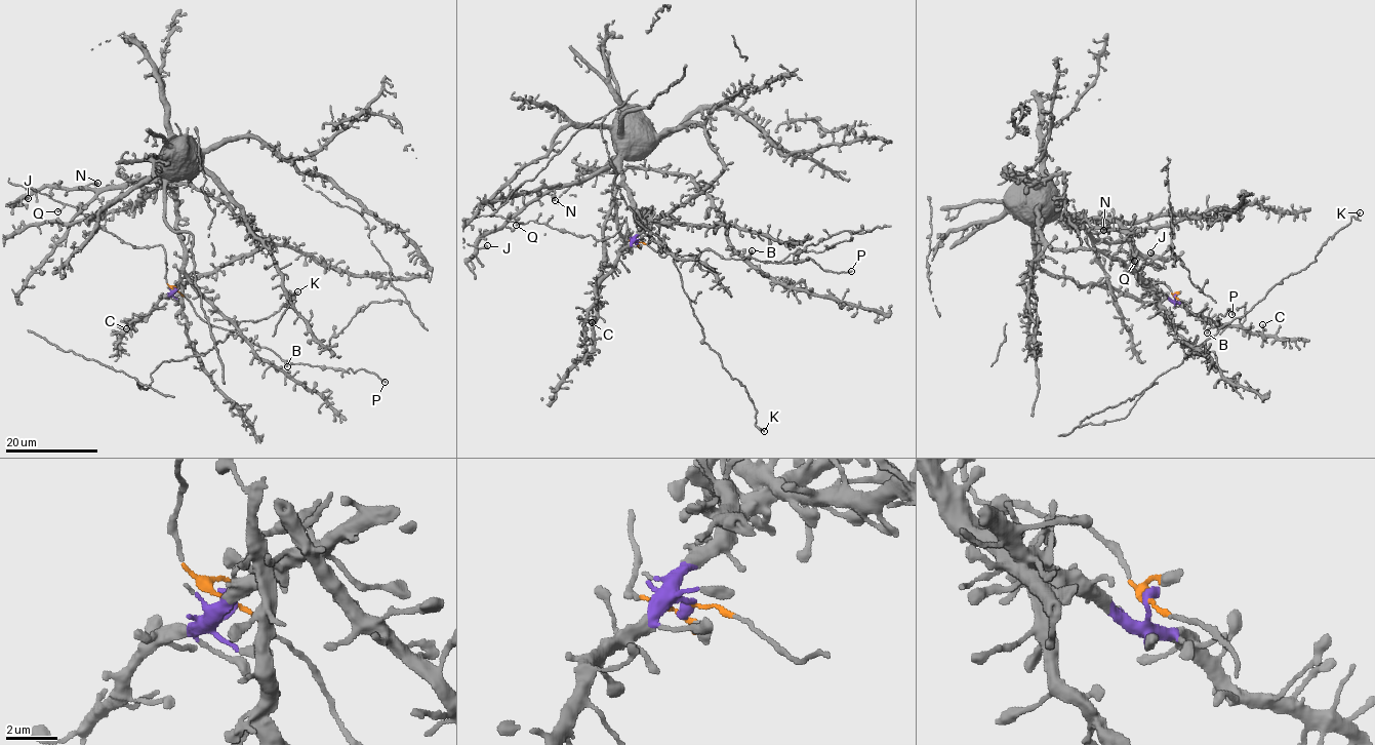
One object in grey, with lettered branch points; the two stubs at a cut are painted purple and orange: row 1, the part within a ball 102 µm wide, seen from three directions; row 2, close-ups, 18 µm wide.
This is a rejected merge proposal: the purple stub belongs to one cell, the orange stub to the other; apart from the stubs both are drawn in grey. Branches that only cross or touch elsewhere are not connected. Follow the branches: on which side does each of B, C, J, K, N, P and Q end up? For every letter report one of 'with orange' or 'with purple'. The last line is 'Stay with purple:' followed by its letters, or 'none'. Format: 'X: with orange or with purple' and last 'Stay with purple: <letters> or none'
B: with orange
C: with purple
J: with purple
K: with purple
N: with purple
P: with orange
Q: with orange
Stay with purple: C, J, K, N

